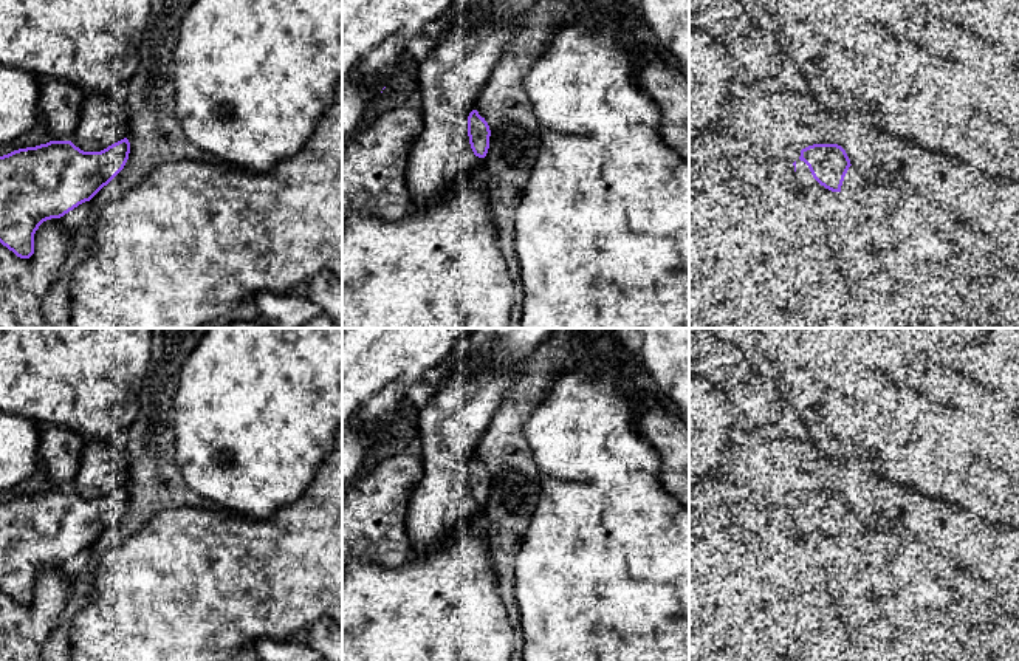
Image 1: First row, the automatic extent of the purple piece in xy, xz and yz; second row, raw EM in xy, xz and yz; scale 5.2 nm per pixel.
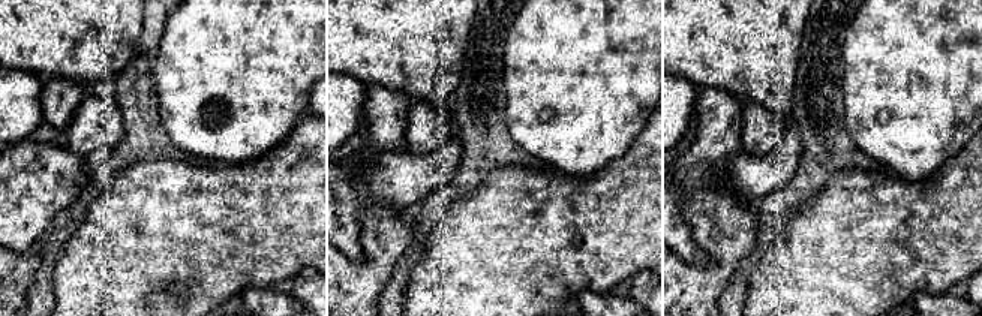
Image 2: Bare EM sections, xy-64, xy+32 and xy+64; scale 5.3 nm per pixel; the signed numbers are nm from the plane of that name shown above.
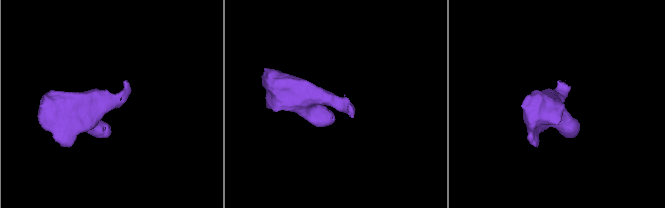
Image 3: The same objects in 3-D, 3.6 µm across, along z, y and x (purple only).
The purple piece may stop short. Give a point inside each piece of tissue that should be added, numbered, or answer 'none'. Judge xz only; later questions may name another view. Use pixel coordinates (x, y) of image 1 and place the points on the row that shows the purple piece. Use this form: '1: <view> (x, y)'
1: xz (440, 267)

